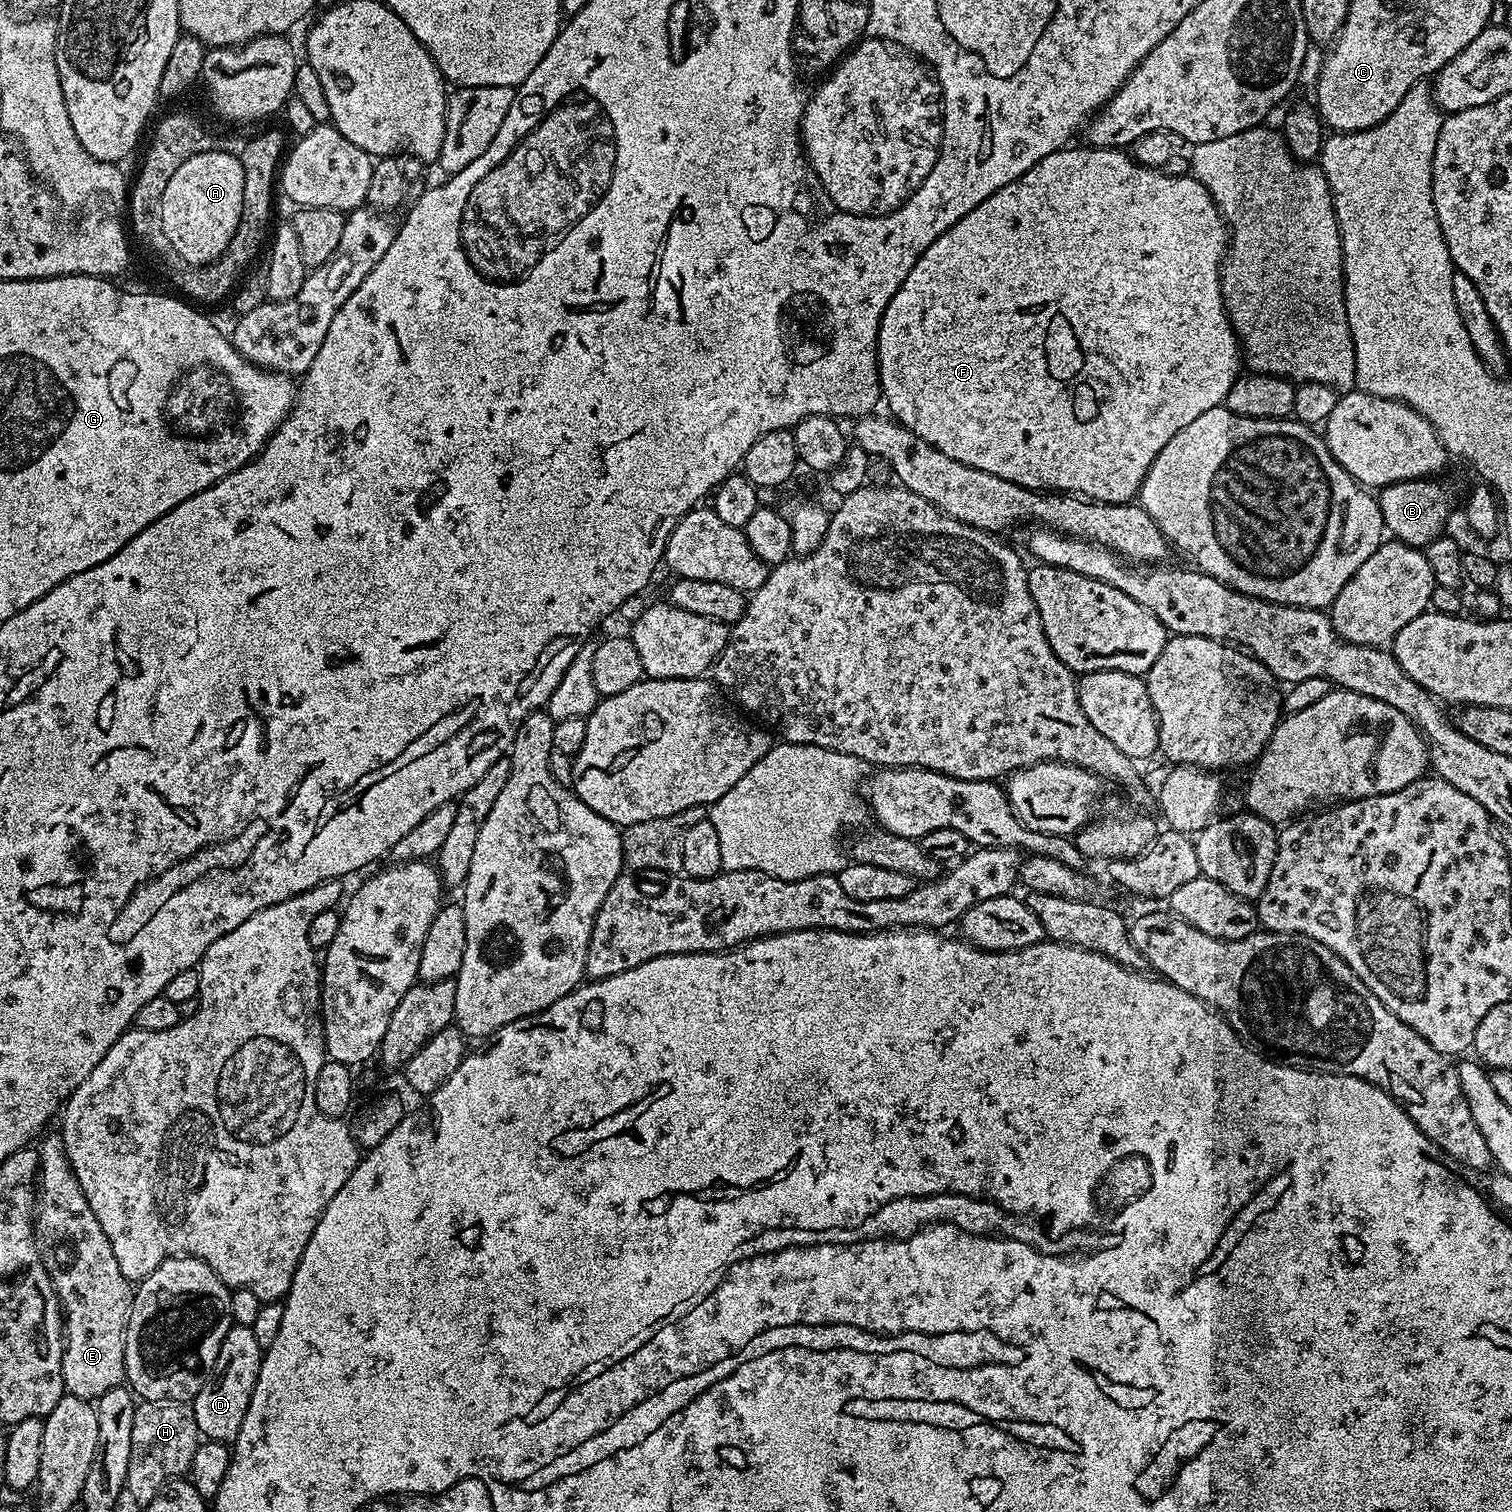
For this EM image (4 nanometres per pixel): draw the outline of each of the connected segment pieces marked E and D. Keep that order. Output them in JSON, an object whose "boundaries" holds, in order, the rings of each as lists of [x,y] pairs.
{"boundaries":[[[[59,1135],[52,1136],[44,1145],[39,1145],[40,1171],[38,1173],[38,1207],[34,1213],[34,1232],[38,1237],[40,1256],[44,1259],[44,1269],[50,1274],[52,1285],[56,1287],[56,1293],[60,1299],[60,1306],[64,1309],[64,1357],[62,1358],[62,1378],[64,1379],[64,1390],[69,1396],[77,1396],[89,1402],[99,1400],[106,1390],[114,1390],[125,1383],[124,1375],[124,1335],[130,1318],[130,1306],[132,1305],[133,1285],[118,1270],[118,1258],[114,1258],[114,1250],[110,1250],[110,1242],[106,1234],[102,1234],[102,1226],[98,1226],[98,1218],[94,1218],[94,1210],[86,1202],[86,1194],[82,1194],[78,1178],[72,1172],[72,1164],[68,1161],[68,1155],[64,1152],[64,1146]]],[[[233,1324],[230,1330],[226,1330],[226,1338],[222,1338],[222,1346],[218,1350],[215,1371],[210,1378],[205,1379],[202,1390],[198,1390],[198,1394],[190,1401],[194,1422],[198,1422],[198,1430],[204,1440],[217,1440],[227,1445],[236,1441],[238,1430],[242,1430],[242,1418],[246,1418],[246,1410],[250,1406],[250,1394],[254,1394],[254,1386],[258,1382],[258,1370],[263,1357],[264,1353],[254,1338],[252,1327]]]]}

